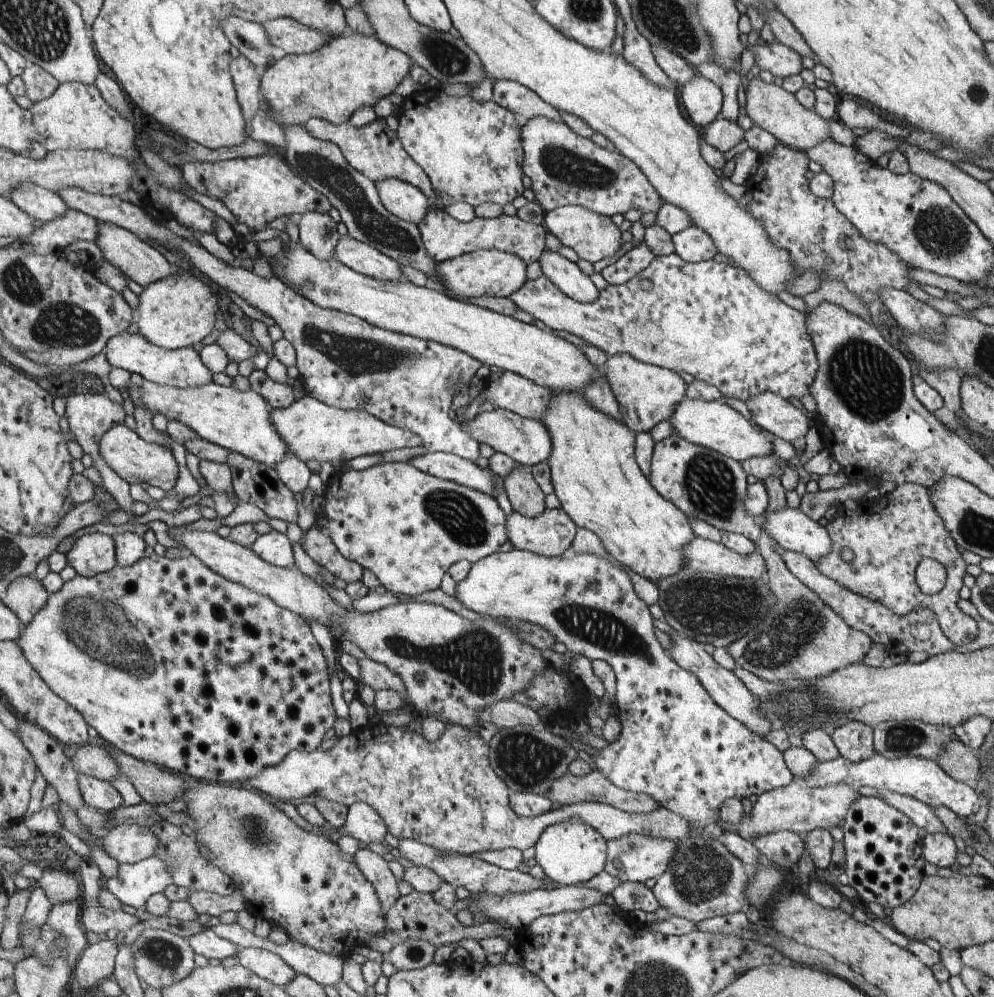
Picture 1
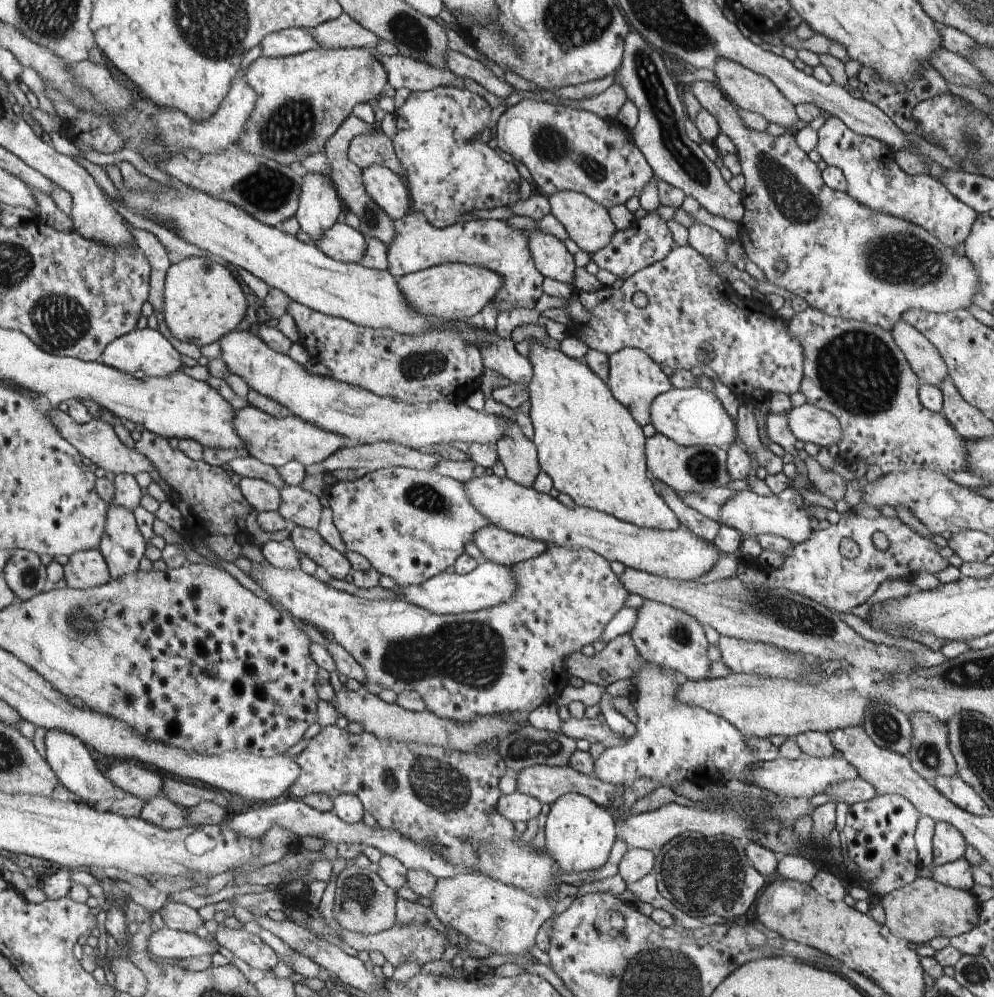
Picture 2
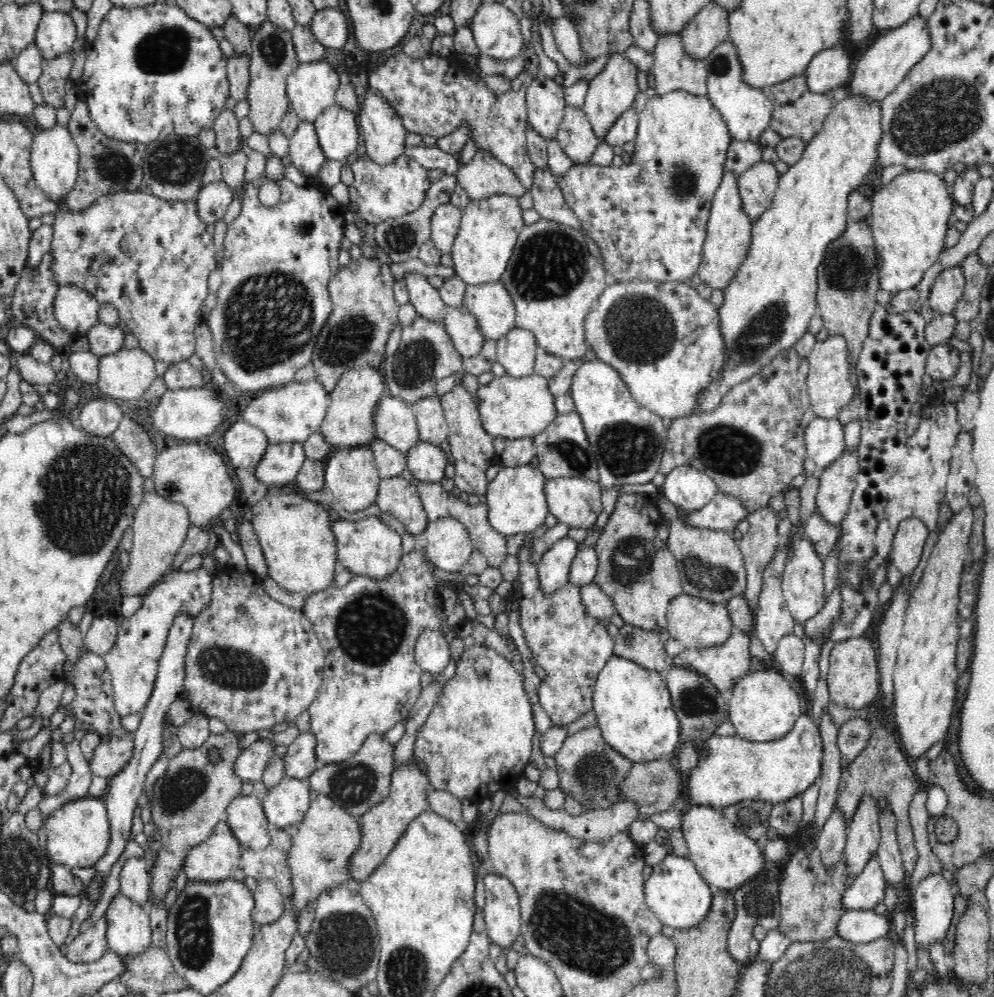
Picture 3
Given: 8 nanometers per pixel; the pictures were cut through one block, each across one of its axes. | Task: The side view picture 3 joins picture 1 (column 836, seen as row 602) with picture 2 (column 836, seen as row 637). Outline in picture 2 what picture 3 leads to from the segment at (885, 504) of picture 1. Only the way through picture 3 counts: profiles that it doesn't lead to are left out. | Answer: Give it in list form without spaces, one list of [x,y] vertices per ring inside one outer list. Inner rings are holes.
[[[860,514],[841,518],[837,524],[831,524],[825,530],[813,531],[806,542],[800,542],[793,547],[792,554],[785,557],[780,568],[760,565],[757,561],[744,557],[736,552],[733,557],[738,564],[737,577],[744,584],[752,584],[758,590],[778,590],[786,588],[794,594],[806,596],[823,604],[835,613],[852,614],[854,608],[868,601],[868,598],[878,590],[885,580],[913,580],[920,572],[938,574],[948,563],[940,556],[936,545],[930,538],[920,536],[912,528],[897,518],[865,518]],[[882,533],[888,540],[888,548],[879,550],[874,545],[874,534]],[[852,538],[860,548],[860,554],[854,559],[840,555],[840,540]]]

